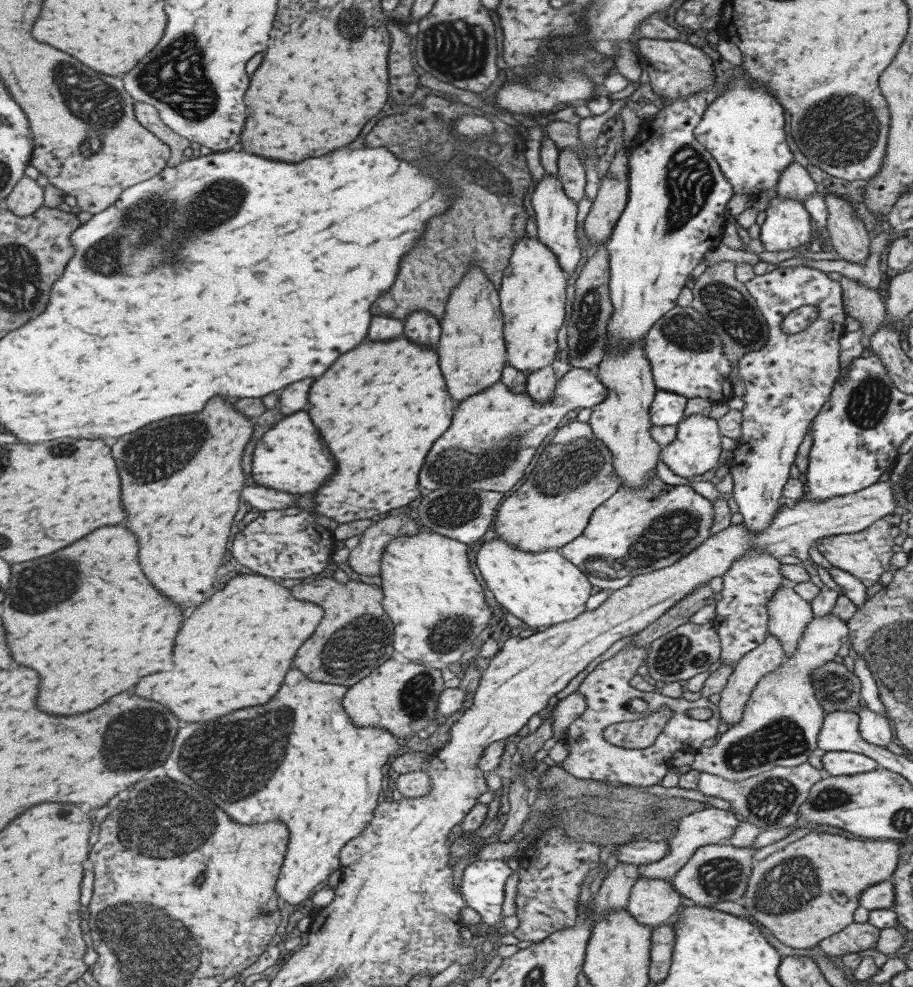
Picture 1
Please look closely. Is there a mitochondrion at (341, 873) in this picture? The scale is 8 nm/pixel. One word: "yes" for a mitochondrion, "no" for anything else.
no

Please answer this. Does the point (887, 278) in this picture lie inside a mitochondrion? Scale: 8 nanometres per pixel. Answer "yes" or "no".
no

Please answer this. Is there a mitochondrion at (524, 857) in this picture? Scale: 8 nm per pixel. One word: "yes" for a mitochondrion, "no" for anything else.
no

